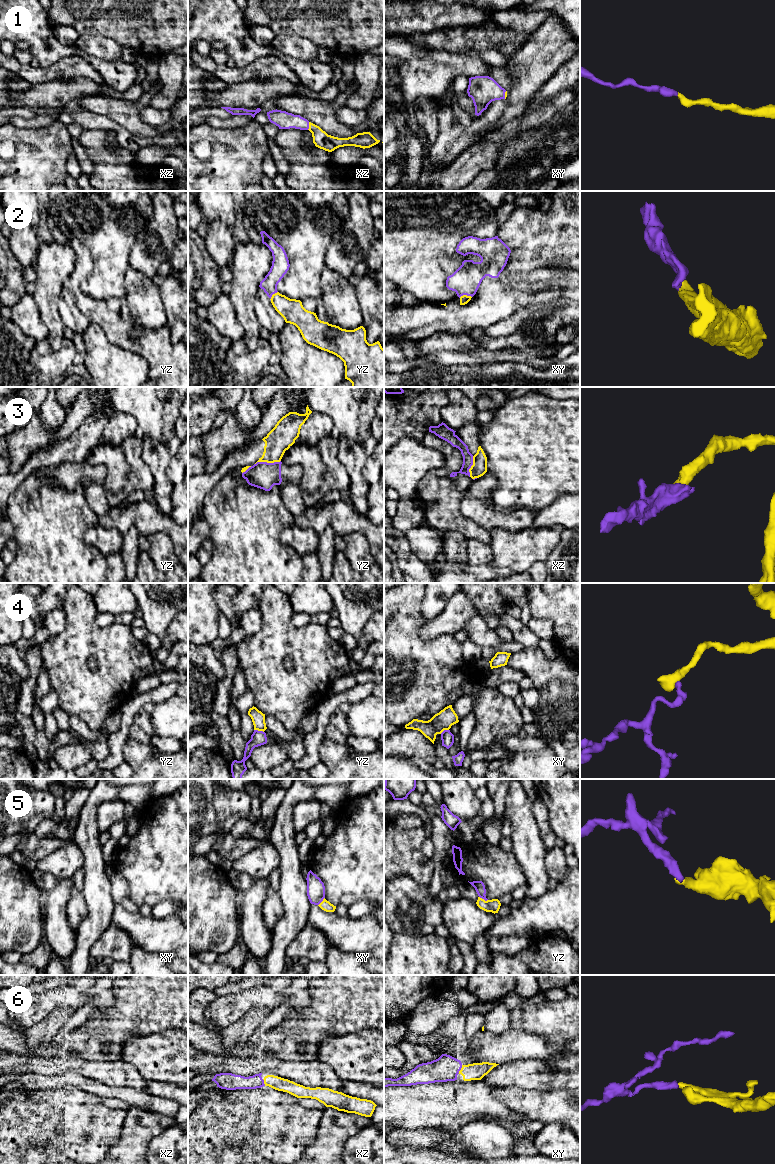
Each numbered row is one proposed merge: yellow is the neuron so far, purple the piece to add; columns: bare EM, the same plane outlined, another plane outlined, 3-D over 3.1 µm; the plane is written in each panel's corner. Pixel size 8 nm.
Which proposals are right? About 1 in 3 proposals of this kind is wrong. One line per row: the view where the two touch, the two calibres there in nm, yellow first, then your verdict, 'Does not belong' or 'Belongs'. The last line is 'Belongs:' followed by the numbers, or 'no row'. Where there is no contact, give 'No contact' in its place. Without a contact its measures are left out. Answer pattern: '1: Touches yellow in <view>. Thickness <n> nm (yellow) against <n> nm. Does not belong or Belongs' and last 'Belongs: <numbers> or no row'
1: Touches yellow in xz. Thickness 140 nm (yellow) against 140 nm. Belongs
2: Touches yellow in xy. Thickness 70 nm (yellow) against 220 nm. Belongs
3: Touches yellow in yz. Thickness 200 nm (yellow) against 220 nm. Does not belong
4: Touches yellow in yz. Thickness 110 nm (yellow) against 120 nm. Does not belong
5: Touches yellow in yz. Thickness 100 nm (yellow) against 90 nm. Belongs
6: Touches yellow in xy. Thickness 140 nm (yellow) against 200 nm. Belongs
Belongs: 1, 2, 5, 6

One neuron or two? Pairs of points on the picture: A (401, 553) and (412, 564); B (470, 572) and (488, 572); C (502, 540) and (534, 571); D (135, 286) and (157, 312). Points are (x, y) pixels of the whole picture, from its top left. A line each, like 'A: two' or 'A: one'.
A: one
B: one
C: two
D: one

